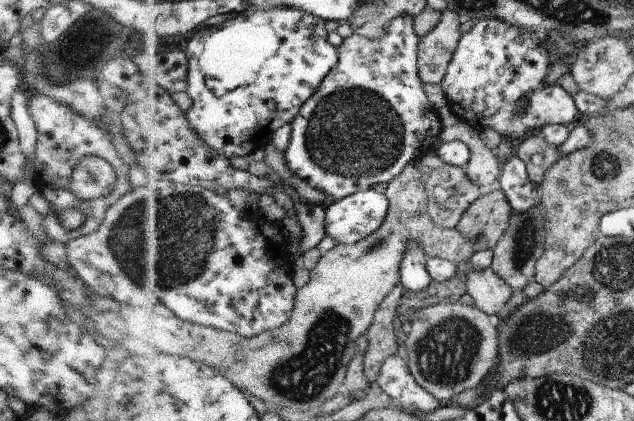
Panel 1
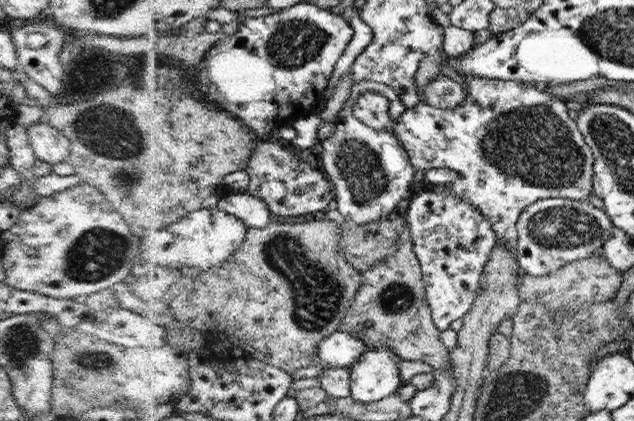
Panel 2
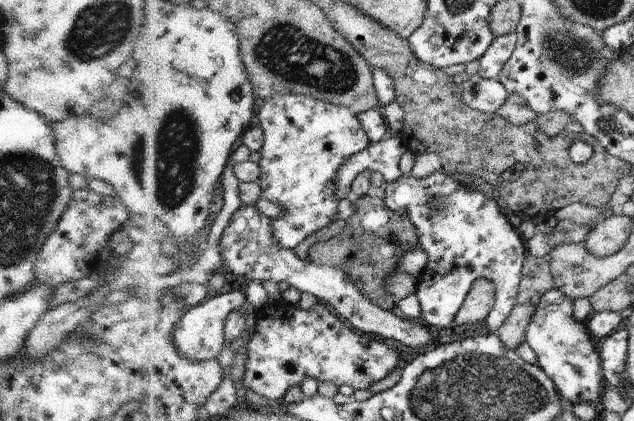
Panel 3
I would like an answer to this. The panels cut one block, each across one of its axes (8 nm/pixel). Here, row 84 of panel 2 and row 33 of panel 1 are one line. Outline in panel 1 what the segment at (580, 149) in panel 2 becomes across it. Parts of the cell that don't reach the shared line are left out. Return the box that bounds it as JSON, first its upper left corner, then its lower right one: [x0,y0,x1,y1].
[439,19,582,145]

